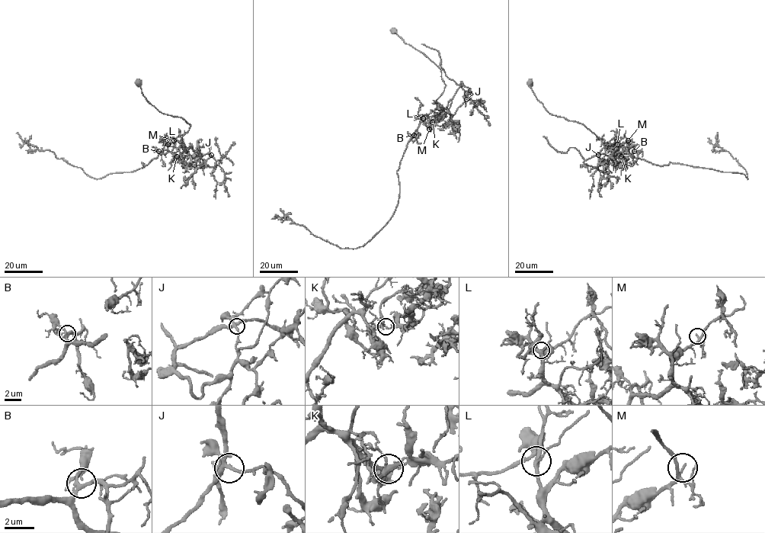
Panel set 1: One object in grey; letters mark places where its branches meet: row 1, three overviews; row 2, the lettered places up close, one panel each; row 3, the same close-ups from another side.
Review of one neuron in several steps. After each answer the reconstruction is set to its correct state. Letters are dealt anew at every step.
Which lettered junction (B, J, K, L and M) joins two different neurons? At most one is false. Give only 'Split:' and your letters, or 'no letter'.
Split: K

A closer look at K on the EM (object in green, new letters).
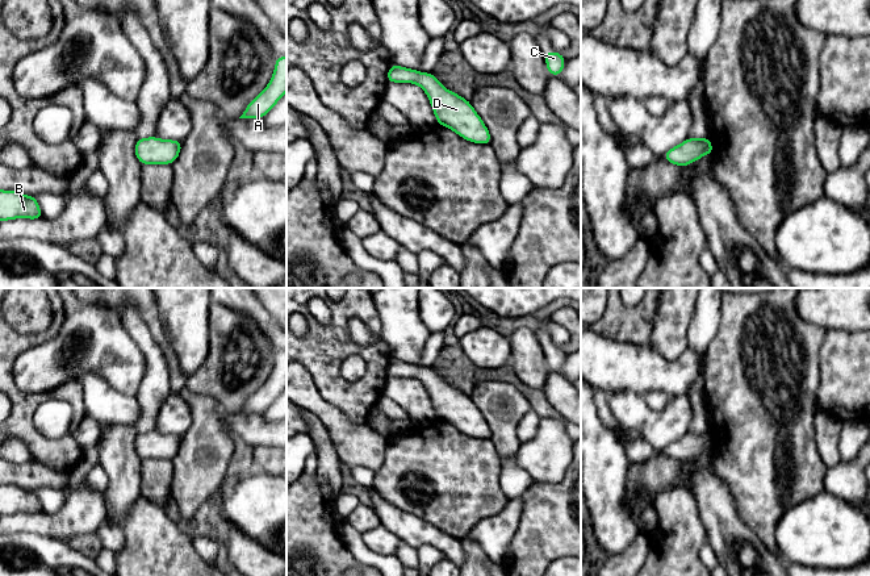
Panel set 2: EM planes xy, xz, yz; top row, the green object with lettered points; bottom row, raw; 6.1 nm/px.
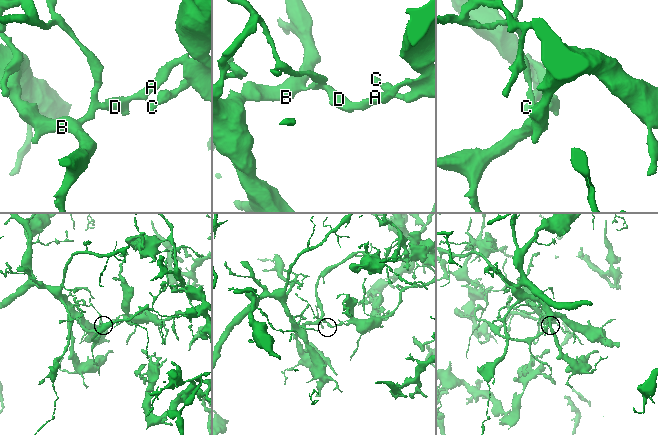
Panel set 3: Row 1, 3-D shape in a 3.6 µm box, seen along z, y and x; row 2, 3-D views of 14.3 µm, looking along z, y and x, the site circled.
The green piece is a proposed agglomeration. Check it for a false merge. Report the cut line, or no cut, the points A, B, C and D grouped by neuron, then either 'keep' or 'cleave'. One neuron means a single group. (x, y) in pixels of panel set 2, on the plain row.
xy (157, 433), (157, 449), (138, 454) | A C D / B | cleave

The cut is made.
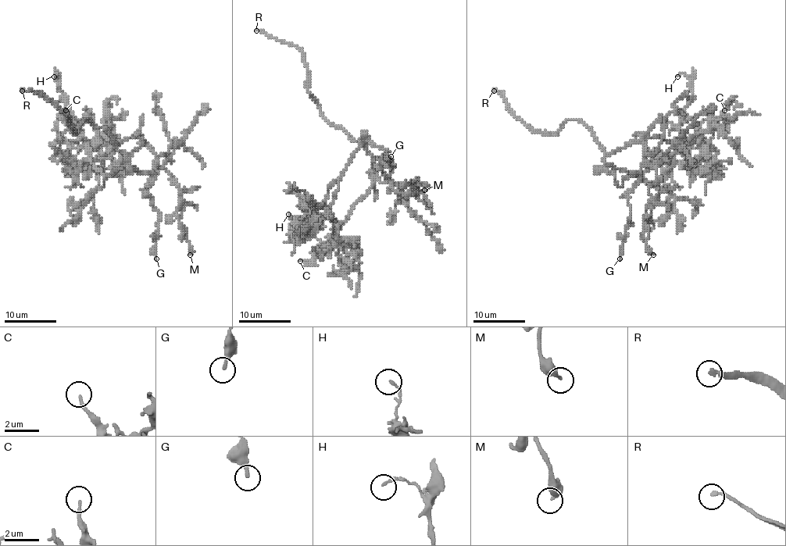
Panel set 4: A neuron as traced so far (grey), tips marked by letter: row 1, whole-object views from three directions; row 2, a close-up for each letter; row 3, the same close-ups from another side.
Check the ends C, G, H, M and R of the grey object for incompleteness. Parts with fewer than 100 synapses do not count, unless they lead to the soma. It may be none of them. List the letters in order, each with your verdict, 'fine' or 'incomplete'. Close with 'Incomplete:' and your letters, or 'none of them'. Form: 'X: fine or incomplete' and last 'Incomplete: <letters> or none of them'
C: fine
G: fine
H: fine
M: fine
R: incomplete
Incomplete: R

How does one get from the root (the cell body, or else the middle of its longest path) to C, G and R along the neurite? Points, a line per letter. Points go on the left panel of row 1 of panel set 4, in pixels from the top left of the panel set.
C: (129, 155), (142, 144), (137, 137), (121, 140), (103, 162), (95, 125), (83, 120), (75, 126), (66, 110)
G: (129, 155), (142, 142), (155, 154), (156, 164), (146, 193), (158, 213), (156, 258)
R: (129, 155), (116, 148), (105, 129), (87, 120), (72, 133), (63, 112), (41, 95), (22, 90)

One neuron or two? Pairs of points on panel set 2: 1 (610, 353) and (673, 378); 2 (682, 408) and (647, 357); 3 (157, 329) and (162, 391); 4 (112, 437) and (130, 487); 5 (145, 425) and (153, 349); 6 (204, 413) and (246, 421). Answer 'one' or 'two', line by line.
1: one
2: two
3: two
4: one
5: one
6: two

